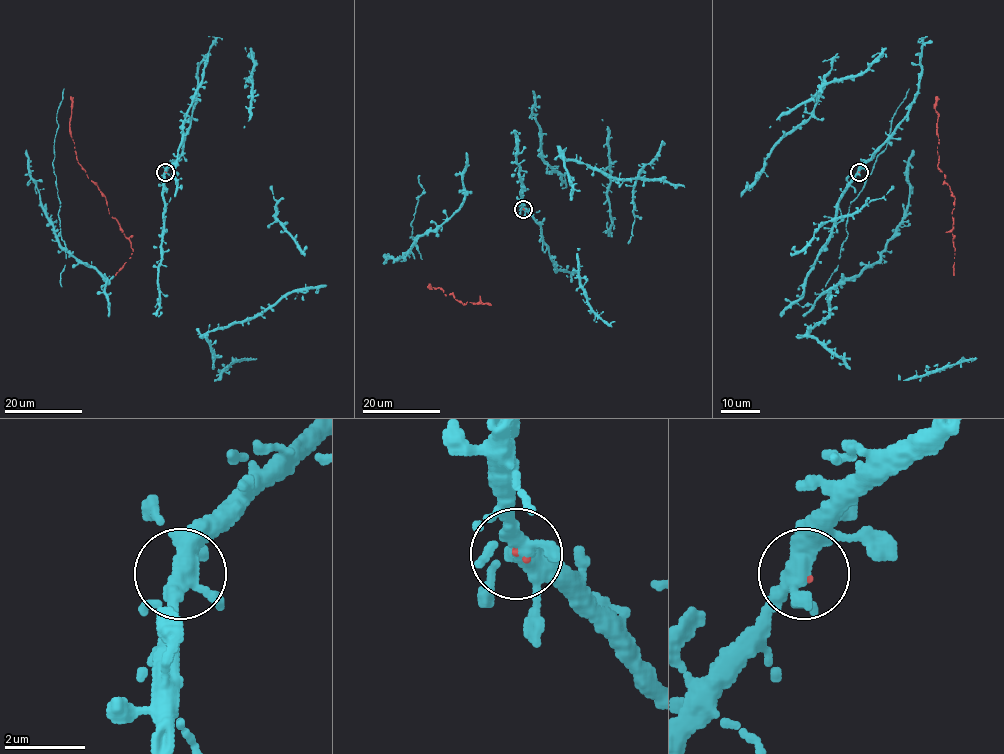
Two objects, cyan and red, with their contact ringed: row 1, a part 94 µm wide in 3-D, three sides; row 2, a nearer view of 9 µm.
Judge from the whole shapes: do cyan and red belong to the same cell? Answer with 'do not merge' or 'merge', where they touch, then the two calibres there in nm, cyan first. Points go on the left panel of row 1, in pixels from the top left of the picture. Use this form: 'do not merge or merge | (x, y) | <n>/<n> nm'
merge | (165, 172) | 360/90 nm

